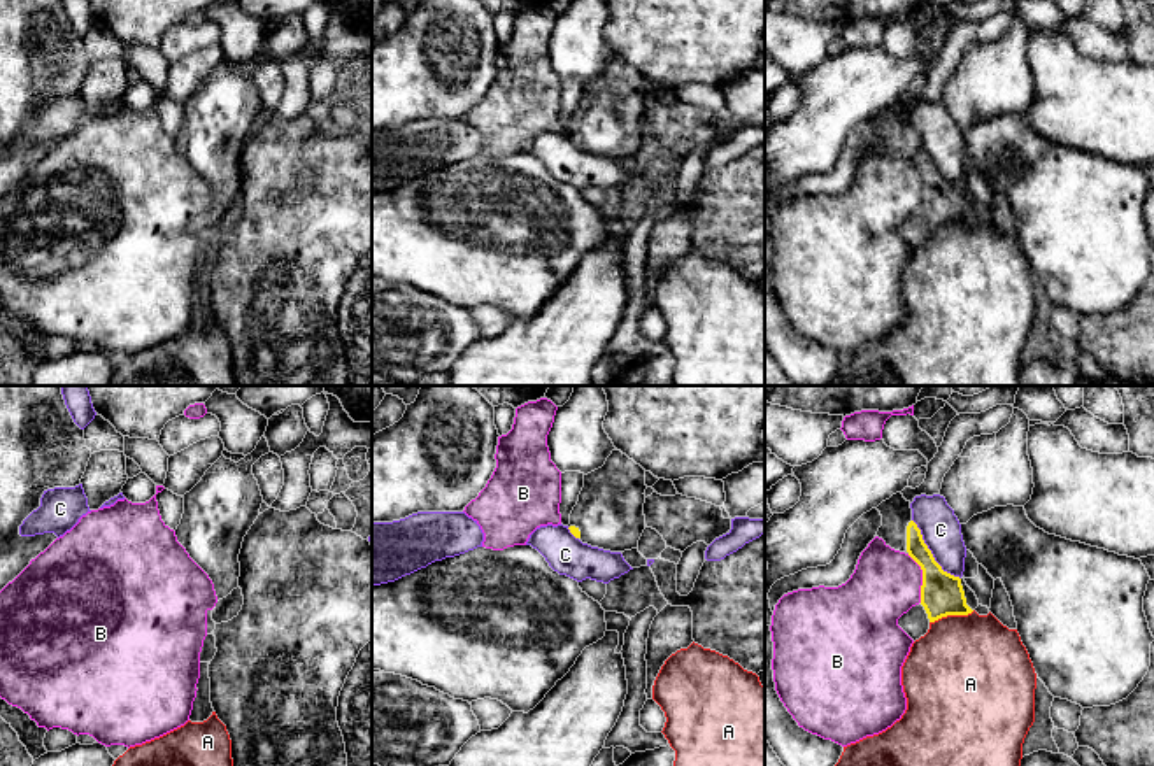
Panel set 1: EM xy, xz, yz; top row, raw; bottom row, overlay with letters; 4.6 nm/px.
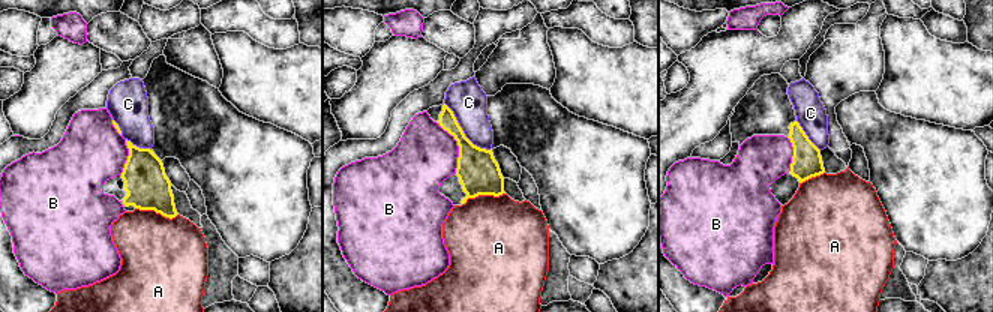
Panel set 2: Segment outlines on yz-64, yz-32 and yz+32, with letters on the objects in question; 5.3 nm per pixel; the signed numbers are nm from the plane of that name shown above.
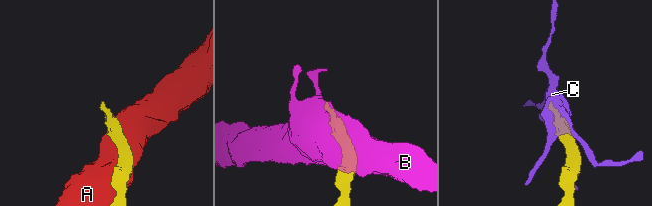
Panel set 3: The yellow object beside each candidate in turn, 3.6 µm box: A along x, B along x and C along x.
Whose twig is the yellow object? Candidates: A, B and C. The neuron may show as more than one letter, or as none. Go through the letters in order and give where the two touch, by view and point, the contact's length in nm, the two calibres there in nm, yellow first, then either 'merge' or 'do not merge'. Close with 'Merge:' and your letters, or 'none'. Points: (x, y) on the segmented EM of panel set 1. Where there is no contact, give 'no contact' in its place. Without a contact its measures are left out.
A: contact yz (951, 614); length 220 nm; calibres 200 and 480 nm; do not merge
B: contact yz (923, 579); length 240 nm; calibres 200 and 320 nm; do not merge
C: contact yz (930, 553); length 360 nm; calibres 200 and 180 nm; do not merge
Merge: none

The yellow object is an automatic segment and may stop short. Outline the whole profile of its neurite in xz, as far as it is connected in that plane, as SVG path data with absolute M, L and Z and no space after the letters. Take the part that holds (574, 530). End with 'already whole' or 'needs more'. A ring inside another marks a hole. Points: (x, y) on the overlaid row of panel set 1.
M621 450L584 475L584 487L570 514L570 533L582 543L610 552L638 547L645 529L645 470Z; needs more

